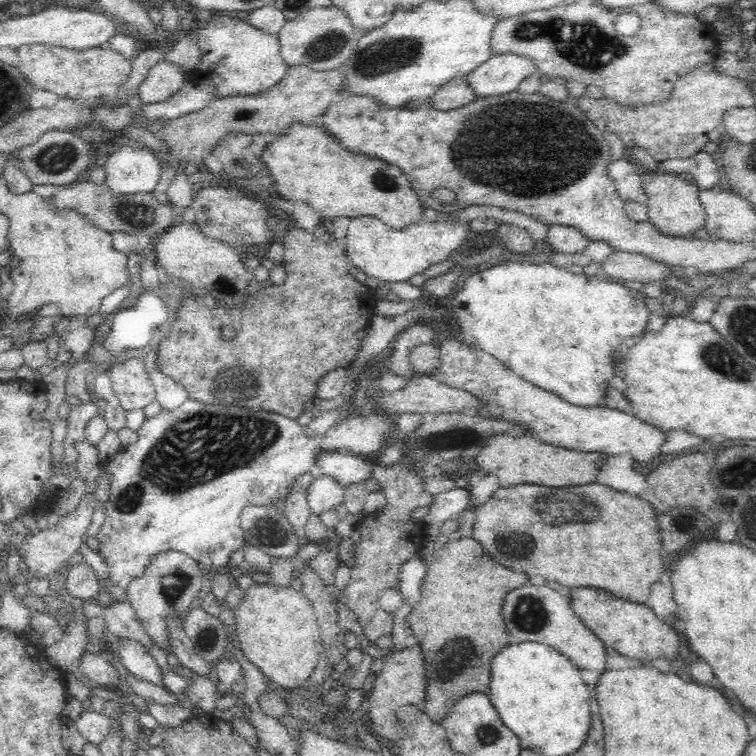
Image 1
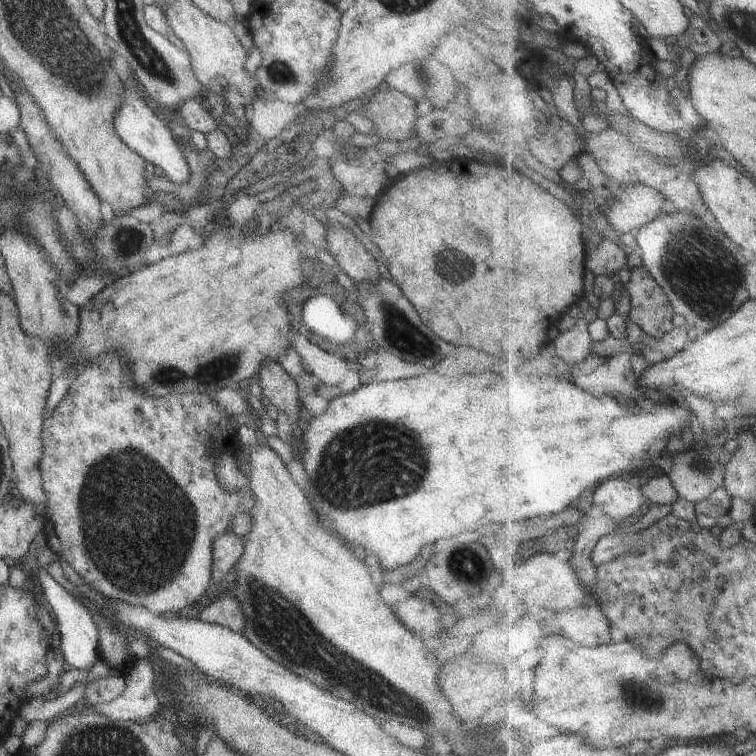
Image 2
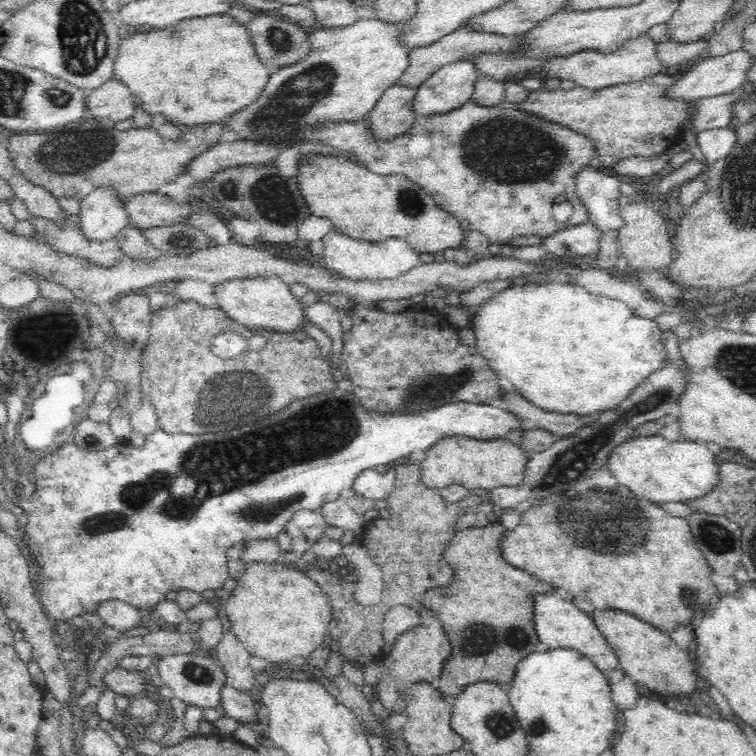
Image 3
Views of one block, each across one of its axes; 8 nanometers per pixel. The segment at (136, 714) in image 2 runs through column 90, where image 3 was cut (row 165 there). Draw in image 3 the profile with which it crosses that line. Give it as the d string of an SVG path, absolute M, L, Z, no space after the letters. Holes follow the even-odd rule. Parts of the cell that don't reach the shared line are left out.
M733 126L703 130L696 133L696 136L697 144L706 159L705 167L725 159L725 156L728 156L728 153L733 149L737 139Z

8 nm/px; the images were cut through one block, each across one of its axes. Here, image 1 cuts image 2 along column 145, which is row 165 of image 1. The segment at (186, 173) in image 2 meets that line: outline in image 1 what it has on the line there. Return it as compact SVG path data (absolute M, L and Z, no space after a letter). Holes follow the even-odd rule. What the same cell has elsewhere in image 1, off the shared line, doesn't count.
M117 144L103 165L107 188L112 194L152 193L160 179L162 164L152 149Z

